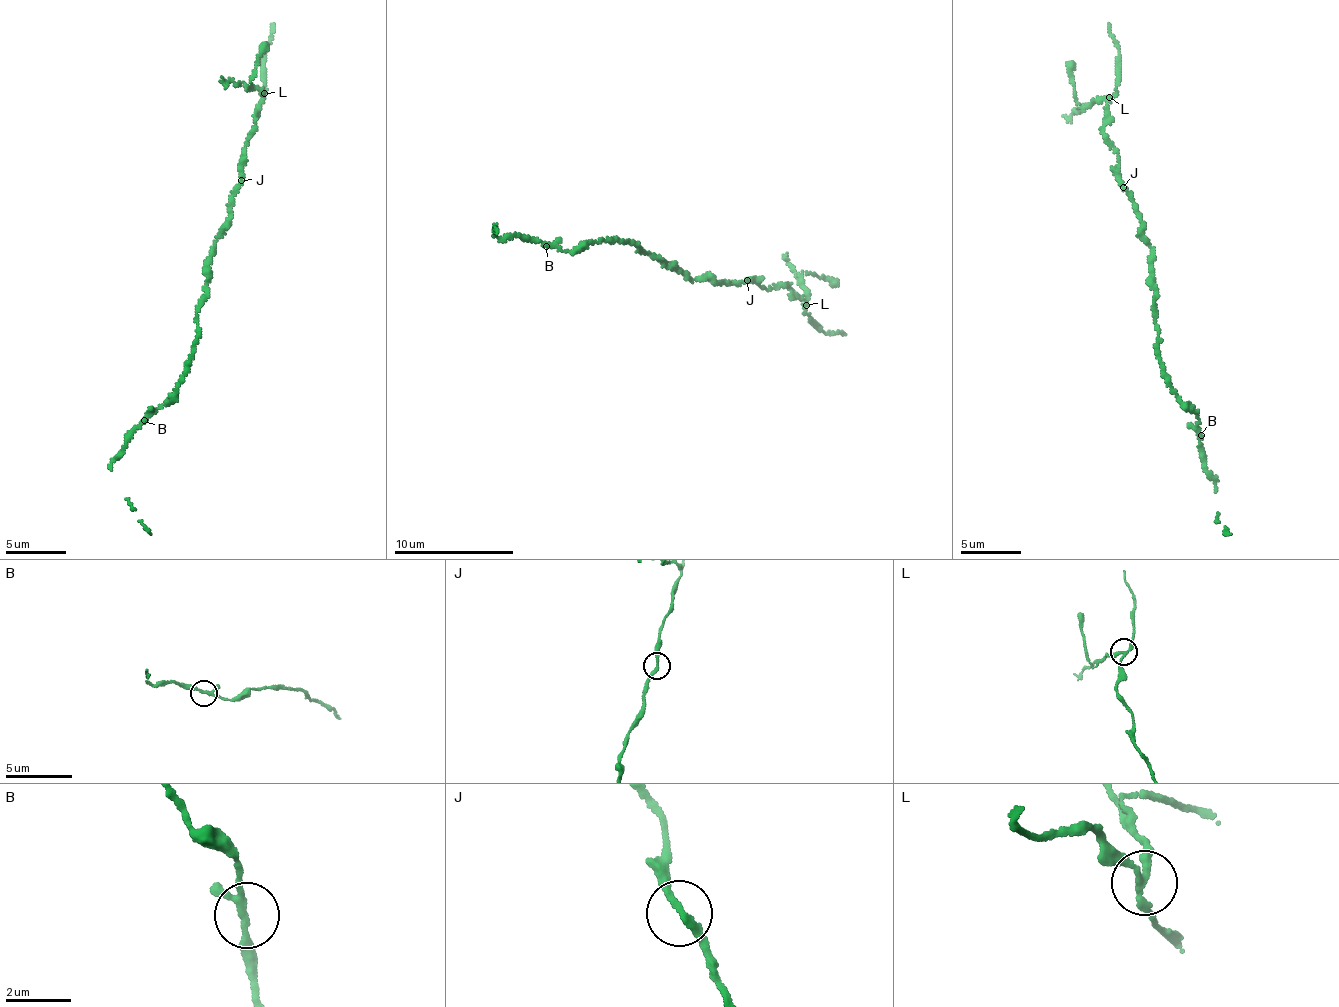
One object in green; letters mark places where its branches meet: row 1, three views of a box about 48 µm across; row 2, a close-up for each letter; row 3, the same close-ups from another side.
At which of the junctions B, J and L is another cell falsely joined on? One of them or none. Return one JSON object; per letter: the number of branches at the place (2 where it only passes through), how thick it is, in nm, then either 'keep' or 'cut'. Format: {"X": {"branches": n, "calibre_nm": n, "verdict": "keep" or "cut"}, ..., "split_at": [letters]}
{"B": {"branches": 3, "calibre_nm": 180, "verdict": "keep"}, "J": {"branches": 2, "calibre_nm": 200, "verdict": "keep"}, "L": {"branches": 3, "calibre_nm": 200, "verdict": "cut"}, "split_at": ["L"]}

